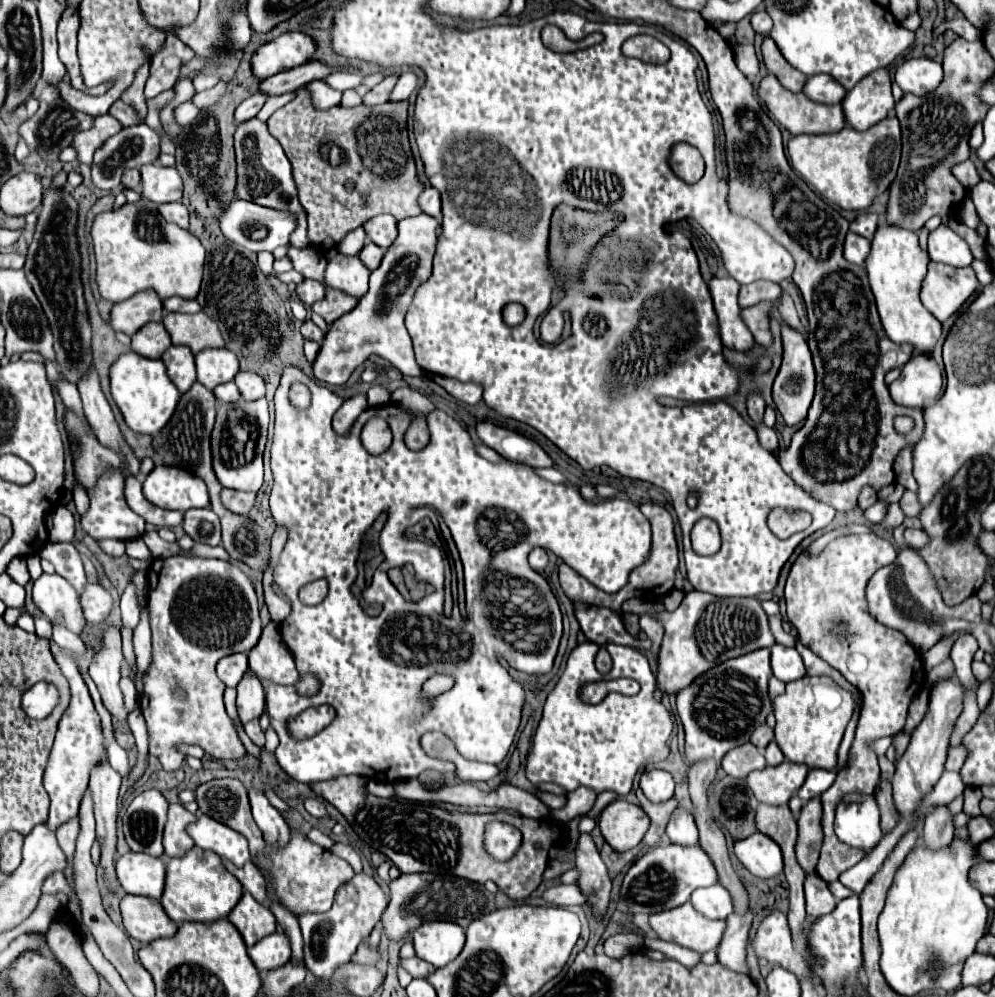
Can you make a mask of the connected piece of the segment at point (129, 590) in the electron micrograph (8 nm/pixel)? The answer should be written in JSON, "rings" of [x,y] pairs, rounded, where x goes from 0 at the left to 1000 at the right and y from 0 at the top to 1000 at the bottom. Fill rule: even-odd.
{"rings":[[[134,584],[128,586],[126,594],[122,596],[122,620],[128,628],[136,630],[140,624],[140,606],[138,606],[138,590]]]}

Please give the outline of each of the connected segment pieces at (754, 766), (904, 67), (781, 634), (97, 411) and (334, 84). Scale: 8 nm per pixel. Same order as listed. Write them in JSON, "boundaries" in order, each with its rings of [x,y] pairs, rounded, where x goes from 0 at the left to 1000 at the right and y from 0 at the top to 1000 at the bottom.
{"boundaries":[[[[745,746],[729,756],[725,770],[737,780],[749,780],[757,772],[767,772],[771,768],[767,756],[757,746]]],[[[916,58],[908,62],[899,72],[899,82],[912,94],[930,96],[938,92],[948,80],[946,64],[936,58]]],[[[773,618],[773,626],[775,626],[775,636],[779,640],[779,644],[789,646],[789,648],[799,648],[799,640],[795,636],[791,636],[786,628],[786,618]]],[[[91,367],[89,373],[77,381],[77,389],[81,393],[81,401],[83,401],[83,411],[85,411],[85,417],[89,421],[89,425],[95,429],[95,435],[99,439],[99,443],[104,447],[110,447],[110,449],[116,449],[120,453],[126,455],[126,463],[130,467],[130,473],[134,477],[140,475],[140,461],[134,457],[132,449],[128,447],[126,439],[122,437],[120,433],[120,427],[114,419],[114,413],[112,413],[112,407],[110,403],[106,401],[104,393],[102,393],[102,387],[99,387],[99,377],[95,373],[95,369]]],[[[335,72],[335,74],[325,78],[325,82],[331,84],[333,88],[337,88],[337,90],[357,88],[357,86],[363,84],[363,80],[365,80],[365,76],[359,74],[359,72]]]]}

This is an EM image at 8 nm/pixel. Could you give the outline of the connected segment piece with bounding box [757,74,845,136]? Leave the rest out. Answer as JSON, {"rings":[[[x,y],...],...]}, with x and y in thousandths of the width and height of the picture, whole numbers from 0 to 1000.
{"rings":[[[771,74],[763,88],[761,88],[761,96],[763,100],[769,104],[771,108],[771,114],[775,120],[779,120],[781,124],[789,126],[795,136],[801,136],[801,134],[833,134],[833,132],[843,132],[845,128],[849,128],[849,116],[847,116],[847,110],[845,110],[845,104],[841,106],[829,106],[829,104],[823,104],[823,102],[815,102],[807,92],[793,92],[789,90],[779,76]]]}

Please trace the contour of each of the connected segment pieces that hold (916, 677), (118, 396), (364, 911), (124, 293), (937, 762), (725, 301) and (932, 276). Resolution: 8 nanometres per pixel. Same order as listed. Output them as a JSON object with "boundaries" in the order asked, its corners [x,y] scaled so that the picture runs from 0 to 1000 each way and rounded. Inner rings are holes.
{"boundaries":[[[[881,537],[845,538],[829,548],[821,560],[803,560],[803,568],[797,568],[789,586],[791,619],[801,630],[803,642],[817,652],[831,666],[841,670],[851,684],[855,684],[867,698],[865,718],[859,734],[857,748],[853,752],[853,762],[833,792],[825,796],[827,804],[827,851],[821,867],[821,877],[829,885],[839,885],[845,875],[859,869],[869,855],[851,849],[837,837],[837,820],[841,802],[849,794],[869,794],[877,796],[883,782],[881,756],[875,752],[875,744],[885,738],[897,738],[908,732],[912,710],[924,692],[924,682],[928,680],[926,656],[906,638],[906,634],[883,626],[871,612],[869,588],[873,580],[887,568],[899,564],[899,548]],[[841,626],[851,630],[851,638],[837,632]]],[[[138,353],[122,355],[111,369],[111,392],[126,425],[138,435],[158,435],[174,415],[180,401],[180,391],[168,377],[166,365],[162,360],[150,360]]],[[[361,875],[355,879],[355,883],[351,883],[339,893],[337,907],[333,913],[323,917],[307,915],[298,919],[301,929],[305,929],[307,969],[315,975],[317,981],[331,983],[335,971],[353,963],[359,949],[373,937],[377,927],[383,923],[383,915],[387,913],[387,907],[389,907],[389,899],[375,883],[375,879]]],[[[142,201],[97,215],[91,227],[91,241],[97,265],[95,283],[106,301],[122,303],[142,291],[158,293],[162,301],[172,297],[192,301],[200,295],[206,249],[188,231],[162,221],[154,203]]],[[[944,682],[936,694],[934,710],[928,720],[928,724],[918,732],[916,744],[906,758],[906,762],[899,764],[899,778],[897,778],[897,806],[902,816],[916,816],[926,806],[926,802],[938,792],[942,782],[948,776],[948,766],[954,752],[954,738],[958,734],[958,726],[966,716],[966,704],[968,704],[968,690],[960,682]]],[[[735,277],[715,279],[713,291],[723,317],[723,331],[725,331],[727,345],[741,353],[753,353],[759,347],[759,341],[743,315],[745,313],[741,305],[743,283],[737,281]]],[[[936,263],[926,285],[926,303],[944,323],[950,323],[982,289],[984,283],[976,267],[958,269]]]]}

